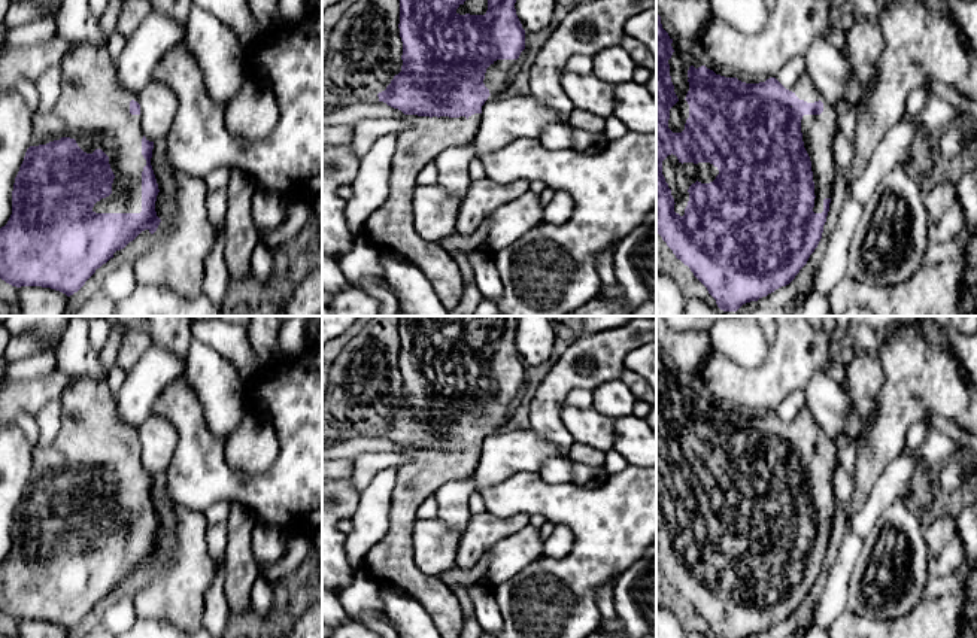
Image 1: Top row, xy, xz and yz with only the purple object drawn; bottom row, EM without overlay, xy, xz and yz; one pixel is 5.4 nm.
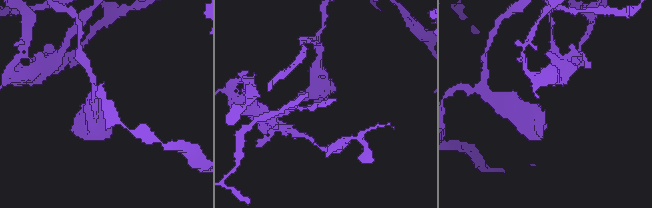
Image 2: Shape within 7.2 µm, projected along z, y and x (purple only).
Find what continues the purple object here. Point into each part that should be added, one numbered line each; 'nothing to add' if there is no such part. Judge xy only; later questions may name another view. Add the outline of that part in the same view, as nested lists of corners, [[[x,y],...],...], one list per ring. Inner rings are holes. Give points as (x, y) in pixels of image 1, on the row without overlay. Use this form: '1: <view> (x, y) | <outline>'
1: xy (93, 443) | [[[72,374],[72,377],[72,385],[66,388],[60,398],[61,428],[49,446],[33,449],[34,458],[30,480],[70,471],[87,487],[101,483],[109,490],[115,513],[112,528],[97,535],[92,546],[140,547],[142,505],[146,493],[142,489],[143,467],[140,449],[130,447],[130,435],[134,434],[139,437],[137,428],[127,426],[118,419],[115,397],[106,383],[79,374]]]

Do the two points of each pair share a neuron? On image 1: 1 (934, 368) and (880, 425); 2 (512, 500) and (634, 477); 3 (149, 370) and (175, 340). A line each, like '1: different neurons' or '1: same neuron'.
1: same neuron
2: same neuron
3: different neurons

